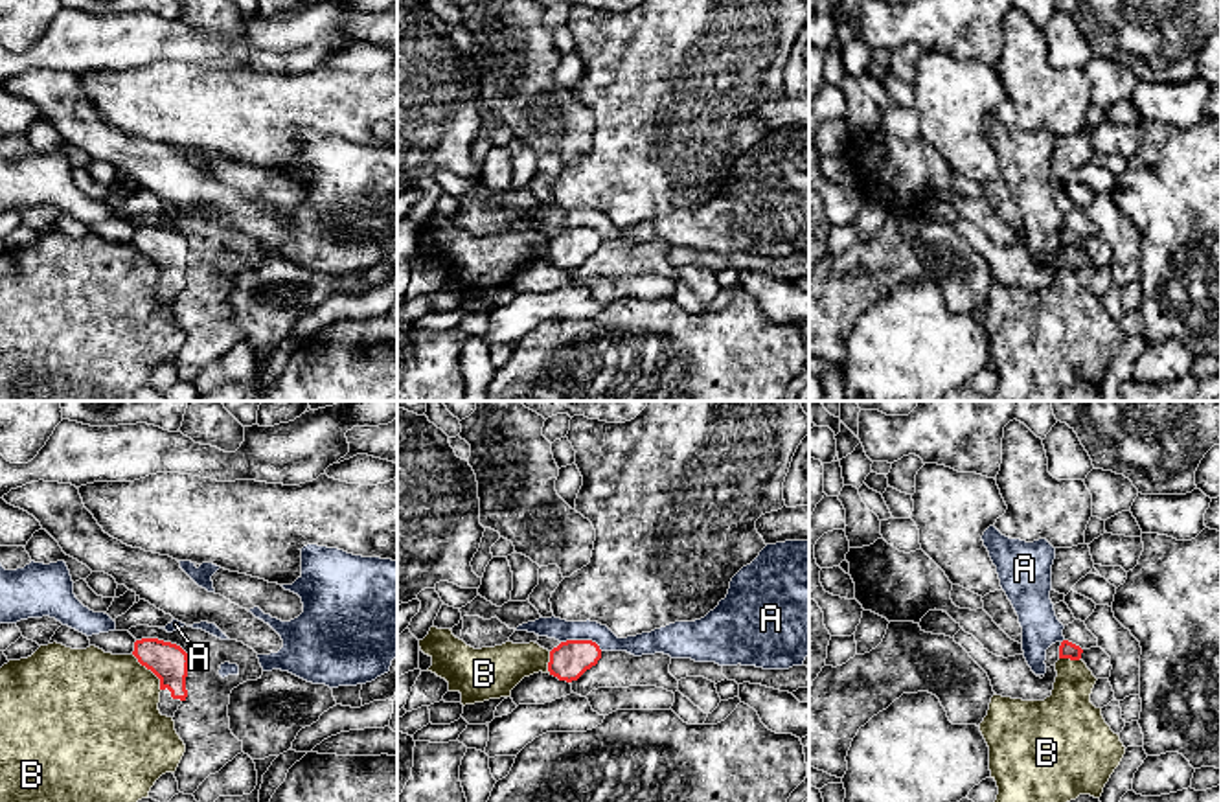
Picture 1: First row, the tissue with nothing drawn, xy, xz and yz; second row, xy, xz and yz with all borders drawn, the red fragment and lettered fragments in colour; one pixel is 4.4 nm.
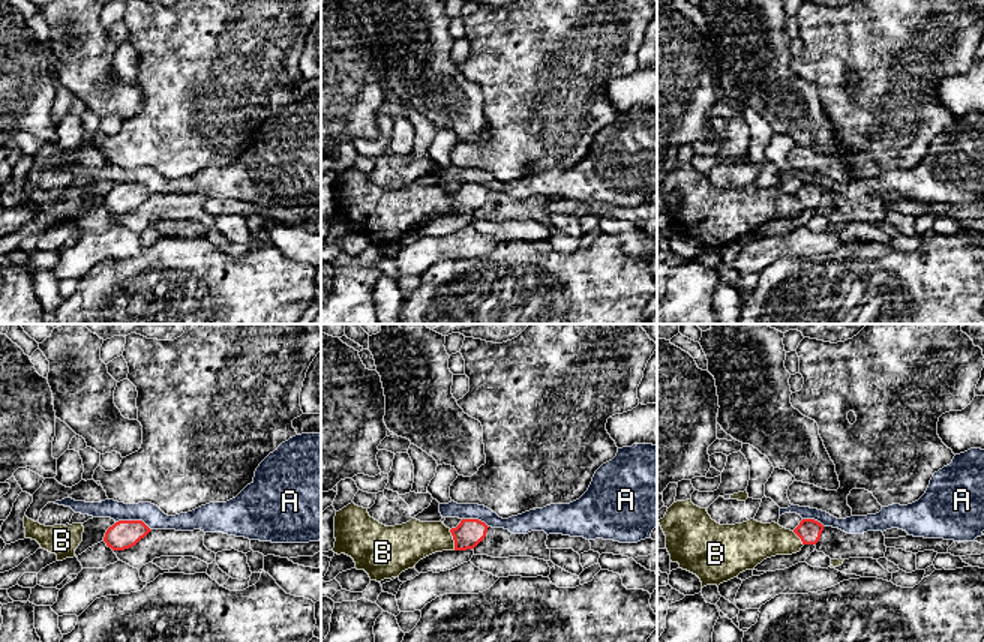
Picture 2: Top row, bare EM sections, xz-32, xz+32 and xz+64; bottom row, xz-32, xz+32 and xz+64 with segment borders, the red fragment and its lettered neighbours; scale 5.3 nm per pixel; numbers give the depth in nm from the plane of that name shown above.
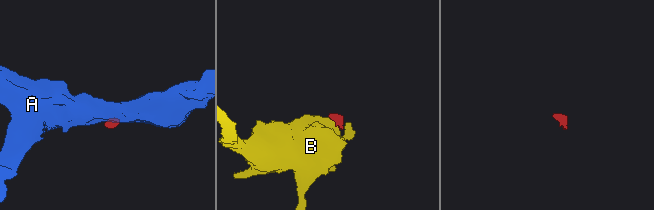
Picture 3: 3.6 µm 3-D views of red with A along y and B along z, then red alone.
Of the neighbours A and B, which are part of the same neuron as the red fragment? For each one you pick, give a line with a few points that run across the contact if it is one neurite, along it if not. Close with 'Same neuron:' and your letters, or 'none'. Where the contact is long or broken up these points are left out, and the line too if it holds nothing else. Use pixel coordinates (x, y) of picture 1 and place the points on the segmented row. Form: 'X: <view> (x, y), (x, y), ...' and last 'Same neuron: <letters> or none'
Same neuron: none

